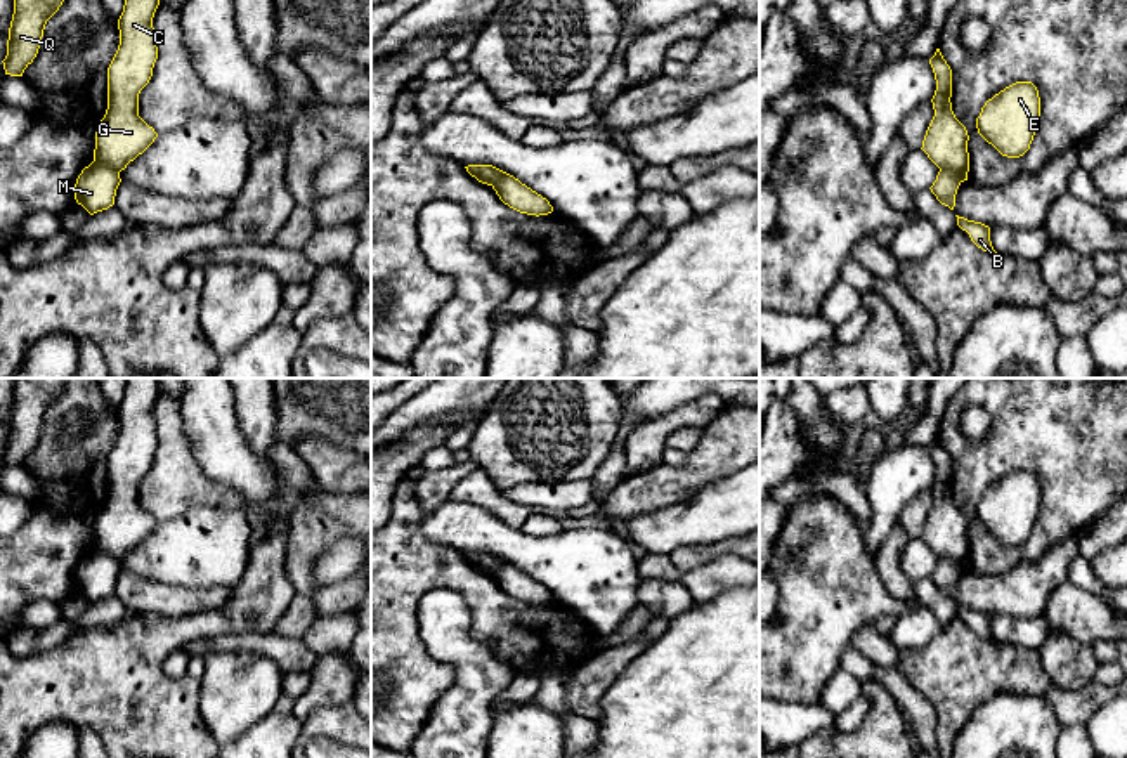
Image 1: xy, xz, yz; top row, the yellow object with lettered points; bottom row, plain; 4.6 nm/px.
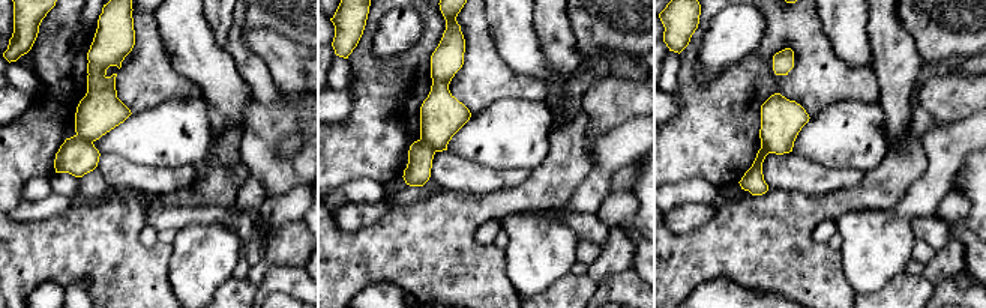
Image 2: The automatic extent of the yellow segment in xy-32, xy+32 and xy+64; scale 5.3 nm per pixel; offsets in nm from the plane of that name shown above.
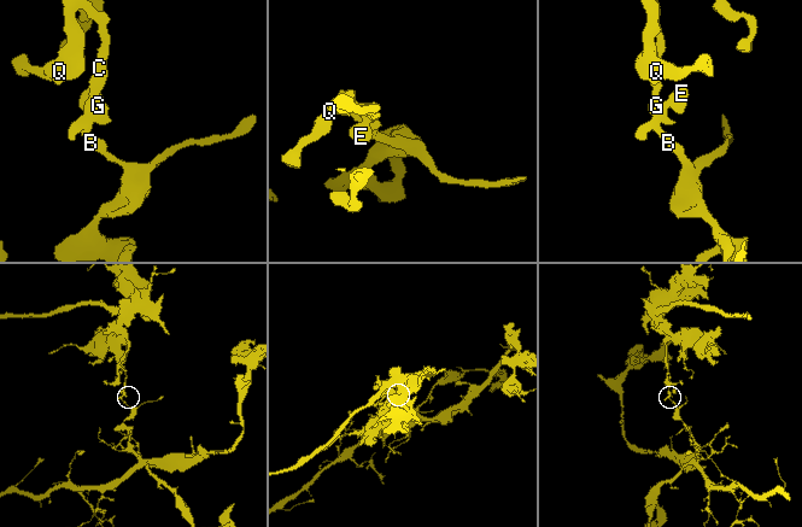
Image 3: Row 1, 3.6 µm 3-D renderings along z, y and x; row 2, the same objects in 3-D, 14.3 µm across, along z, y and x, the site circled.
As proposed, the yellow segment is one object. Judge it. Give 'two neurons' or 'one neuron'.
two neurons

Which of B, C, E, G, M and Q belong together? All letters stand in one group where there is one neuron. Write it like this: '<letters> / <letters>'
B M / C E G Q

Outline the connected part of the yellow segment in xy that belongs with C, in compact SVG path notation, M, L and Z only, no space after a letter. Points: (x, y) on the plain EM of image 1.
M127 378L118 408L120 434L107 456L107 498L95 520L94 550L114 560L127 557L158 526L139 505L139 482L158 448L153 406L158 378Z

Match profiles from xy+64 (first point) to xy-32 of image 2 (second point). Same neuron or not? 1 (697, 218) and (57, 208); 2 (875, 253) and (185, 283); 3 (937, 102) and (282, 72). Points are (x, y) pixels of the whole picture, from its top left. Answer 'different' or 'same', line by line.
1: same
2: same
3: different

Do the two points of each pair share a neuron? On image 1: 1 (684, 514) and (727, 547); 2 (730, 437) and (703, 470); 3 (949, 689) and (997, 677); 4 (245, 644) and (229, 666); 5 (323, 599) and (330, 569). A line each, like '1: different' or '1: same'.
1: different
2: same
3: same
4: different
5: different

